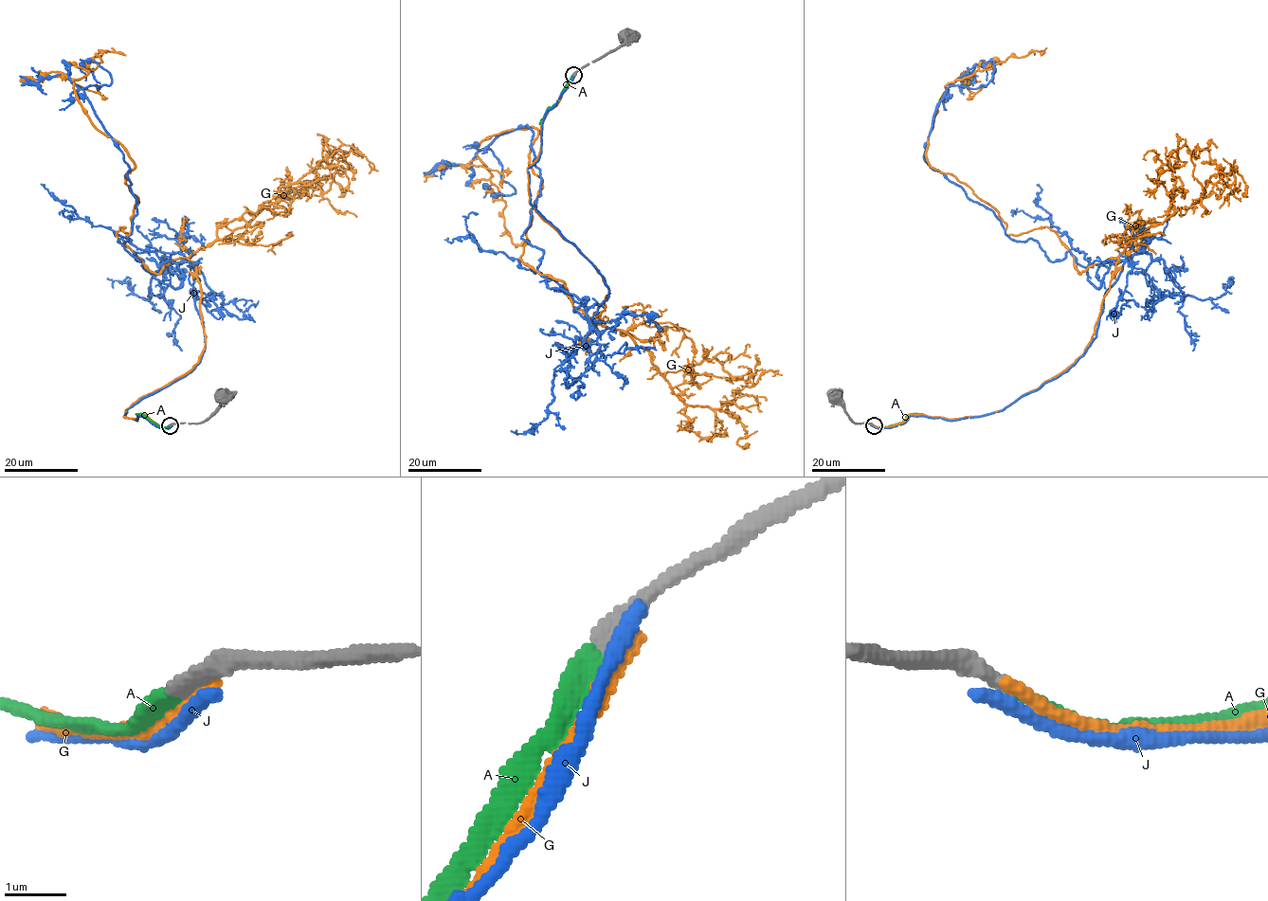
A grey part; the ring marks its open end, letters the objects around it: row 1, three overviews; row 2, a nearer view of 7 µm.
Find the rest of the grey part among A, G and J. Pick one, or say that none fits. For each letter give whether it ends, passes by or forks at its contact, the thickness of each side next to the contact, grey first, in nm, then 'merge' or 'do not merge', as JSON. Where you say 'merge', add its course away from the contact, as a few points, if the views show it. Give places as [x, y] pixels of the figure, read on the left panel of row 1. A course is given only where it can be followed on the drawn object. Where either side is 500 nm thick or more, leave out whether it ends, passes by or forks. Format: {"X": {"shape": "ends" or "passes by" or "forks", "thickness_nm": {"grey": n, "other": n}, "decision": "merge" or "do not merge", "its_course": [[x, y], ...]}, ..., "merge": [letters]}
{"A": {"shape": "ends", "thickness_nm": {"grey": 280, "other": 280}, "decision": "merge", "its_course": [[170, 424], [164, 427], [142, 414], [135, 414]]}, "G": {"shape": "ends", "thickness_nm": {"grey": 320, "other": 240}, "decision": "do not merge"}, "J": {"shape": "ends", "thickness_nm": {"grey": 320, "other": 300}, "decision": "do not merge"}, "merge": ["A"]}

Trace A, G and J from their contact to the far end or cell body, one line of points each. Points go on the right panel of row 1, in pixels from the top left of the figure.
A: (873, 424), (885, 427), (899, 423), (910, 414), (923, 414)
G: (873, 424), (1003, 410), (1091, 339), (1117, 259), (1006, 235), (926, 156), (948, 82), (1040, 55)
J: (873, 425), (981, 417), (1064, 373), (1123, 265), (1051, 261), (927, 162), (946, 89), (993, 61), (987, 80)

